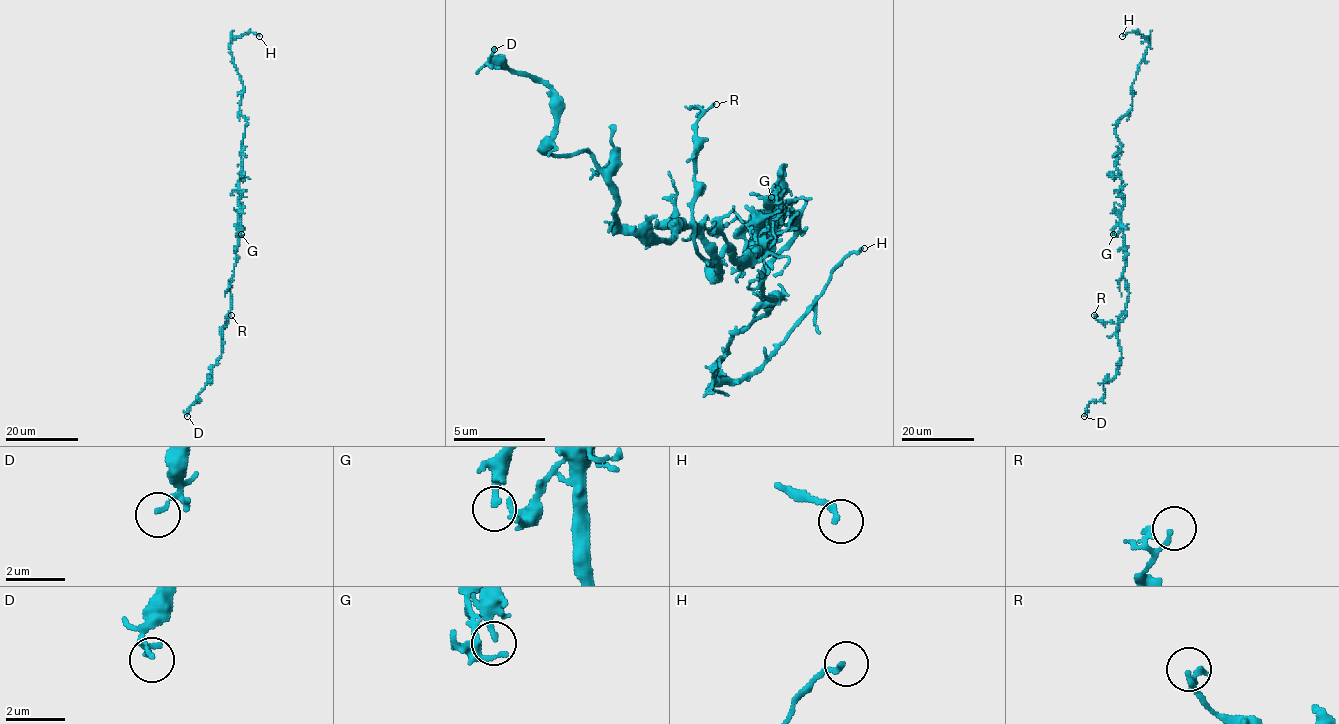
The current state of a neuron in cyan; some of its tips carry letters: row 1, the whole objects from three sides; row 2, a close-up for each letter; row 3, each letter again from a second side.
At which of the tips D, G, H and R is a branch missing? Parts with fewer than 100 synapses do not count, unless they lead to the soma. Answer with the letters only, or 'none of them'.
H

